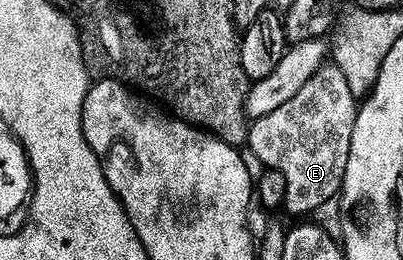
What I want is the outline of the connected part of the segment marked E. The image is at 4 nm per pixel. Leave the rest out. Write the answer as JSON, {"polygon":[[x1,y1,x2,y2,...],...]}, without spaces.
{"polygon":[[323,66,317,70,314,75,309,78,309,81,302,86,302,90,298,94,294,95,294,98,287,99,282,106,278,106,276,110,271,110,270,113,264,117,258,117,251,121,248,129,248,139,246,141,247,147,252,147,252,152,261,160,261,165,264,168,273,168,278,170,282,174,282,178,286,178,286,198,284,199,283,211,293,212,294,215,300,216,296,218,304,218,307,212,312,212,315,208,323,206,327,200,335,201,339,197,344,186,344,175,346,174,346,162,350,158,350,142,352,141,352,135,354,134,354,122,356,121,356,114,358,111,357,97,352,95,350,86,346,82,346,78,342,70,335,66]]}

